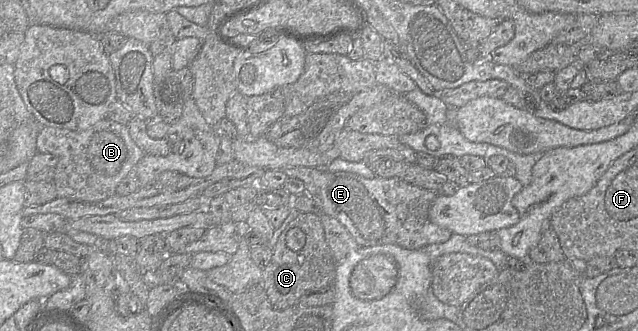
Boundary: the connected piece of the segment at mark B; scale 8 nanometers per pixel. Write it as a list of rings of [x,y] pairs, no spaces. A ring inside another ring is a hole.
[[[108,119],[81,132],[43,126],[37,151],[58,157],[53,178],[57,197],[84,202],[98,202],[116,194],[117,185],[145,155],[131,139],[127,125]]]

